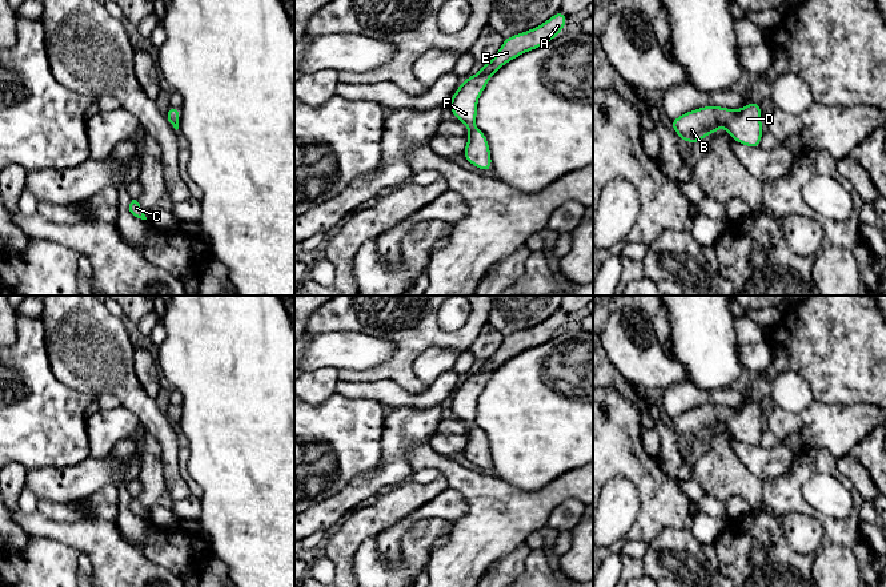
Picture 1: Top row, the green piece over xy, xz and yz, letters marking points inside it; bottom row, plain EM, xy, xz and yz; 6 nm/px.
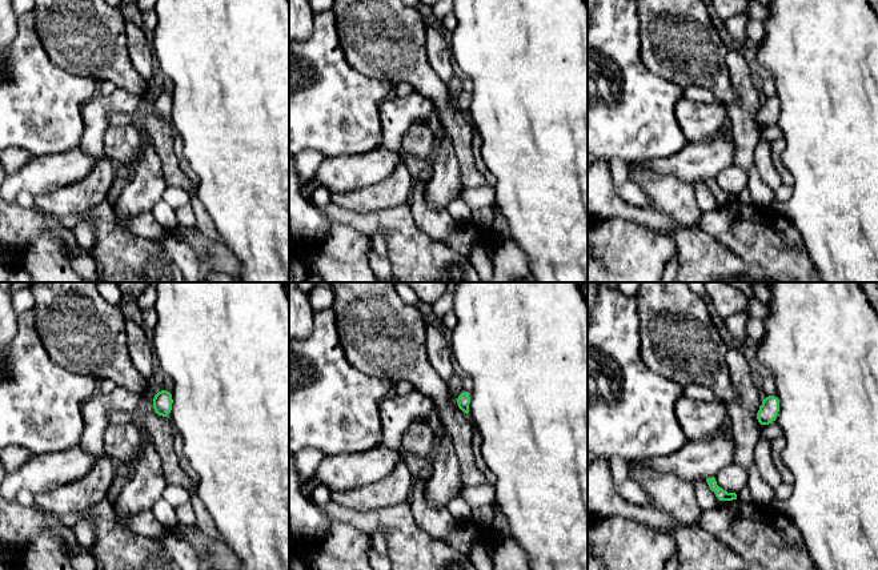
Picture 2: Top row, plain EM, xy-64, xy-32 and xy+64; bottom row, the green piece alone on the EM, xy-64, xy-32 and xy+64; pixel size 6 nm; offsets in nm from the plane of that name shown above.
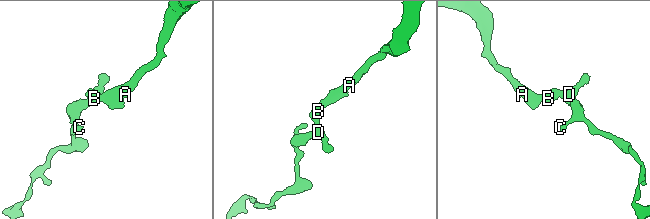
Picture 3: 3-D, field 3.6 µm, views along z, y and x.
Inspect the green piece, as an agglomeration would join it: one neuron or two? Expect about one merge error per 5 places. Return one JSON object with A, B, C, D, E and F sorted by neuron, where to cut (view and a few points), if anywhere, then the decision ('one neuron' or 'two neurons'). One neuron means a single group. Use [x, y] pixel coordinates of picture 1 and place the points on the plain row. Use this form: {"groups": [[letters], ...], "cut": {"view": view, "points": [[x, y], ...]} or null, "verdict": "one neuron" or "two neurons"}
{"groups": [["A", "B", "C", "D", "E", "F"]], "cut": null, "verdict": "one neuron"}

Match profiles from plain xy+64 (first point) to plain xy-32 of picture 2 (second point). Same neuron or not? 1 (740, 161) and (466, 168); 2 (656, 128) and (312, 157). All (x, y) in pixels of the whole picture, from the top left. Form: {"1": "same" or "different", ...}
{"1": "different", "2": "different"}

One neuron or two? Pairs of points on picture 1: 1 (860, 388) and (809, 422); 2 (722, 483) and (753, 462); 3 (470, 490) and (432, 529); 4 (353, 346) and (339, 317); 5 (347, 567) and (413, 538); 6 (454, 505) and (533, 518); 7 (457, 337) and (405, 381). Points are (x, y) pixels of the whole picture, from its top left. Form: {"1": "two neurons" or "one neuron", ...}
{"1": "two neurons", "2": "two neurons", "3": "two neurons", "4": "two neurons", "5": "two neurons", "6": "two neurons", "7": "one neuron"}

